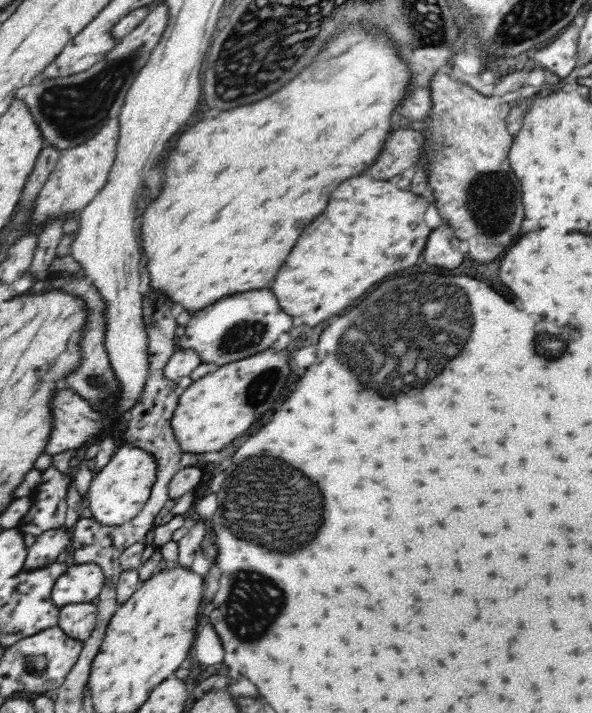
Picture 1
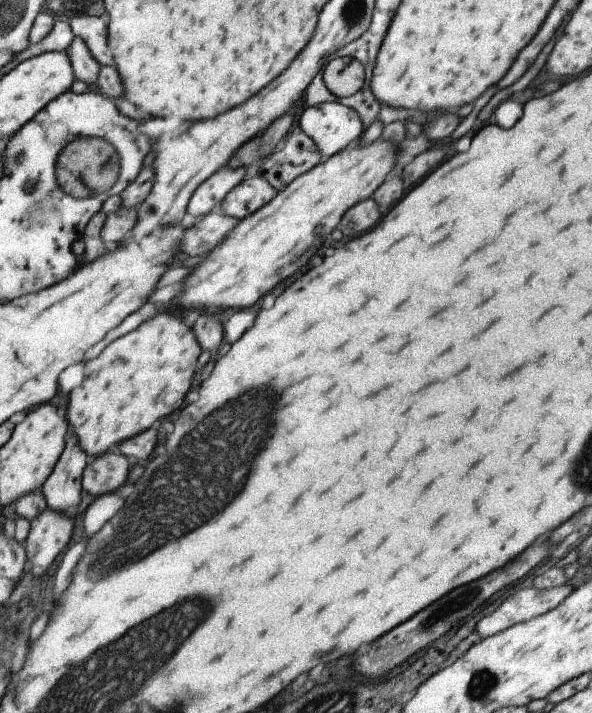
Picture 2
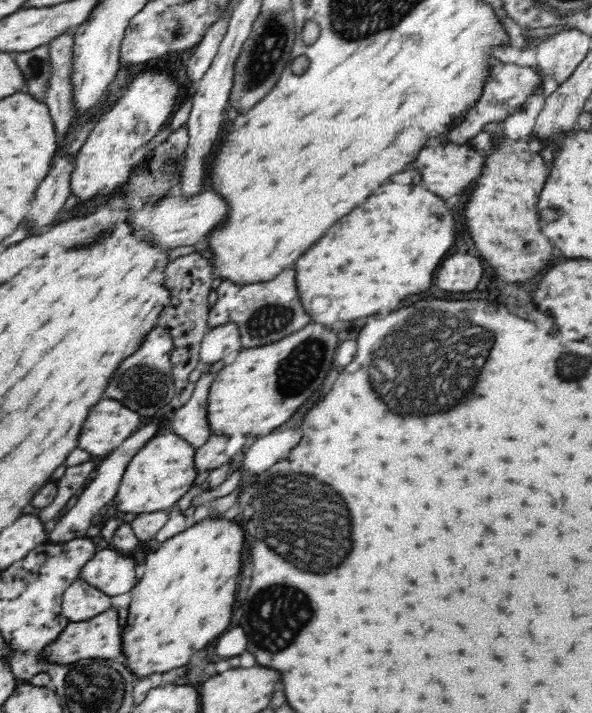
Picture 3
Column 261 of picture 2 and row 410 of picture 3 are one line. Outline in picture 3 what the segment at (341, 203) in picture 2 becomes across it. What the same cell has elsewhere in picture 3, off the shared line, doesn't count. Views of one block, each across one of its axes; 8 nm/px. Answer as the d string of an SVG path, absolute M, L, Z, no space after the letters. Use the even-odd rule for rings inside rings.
M312 322L276 342L242 348L216 373L210 386L208 425L211 433L263 437L274 432L322 388L332 370L338 344L336 331Z

